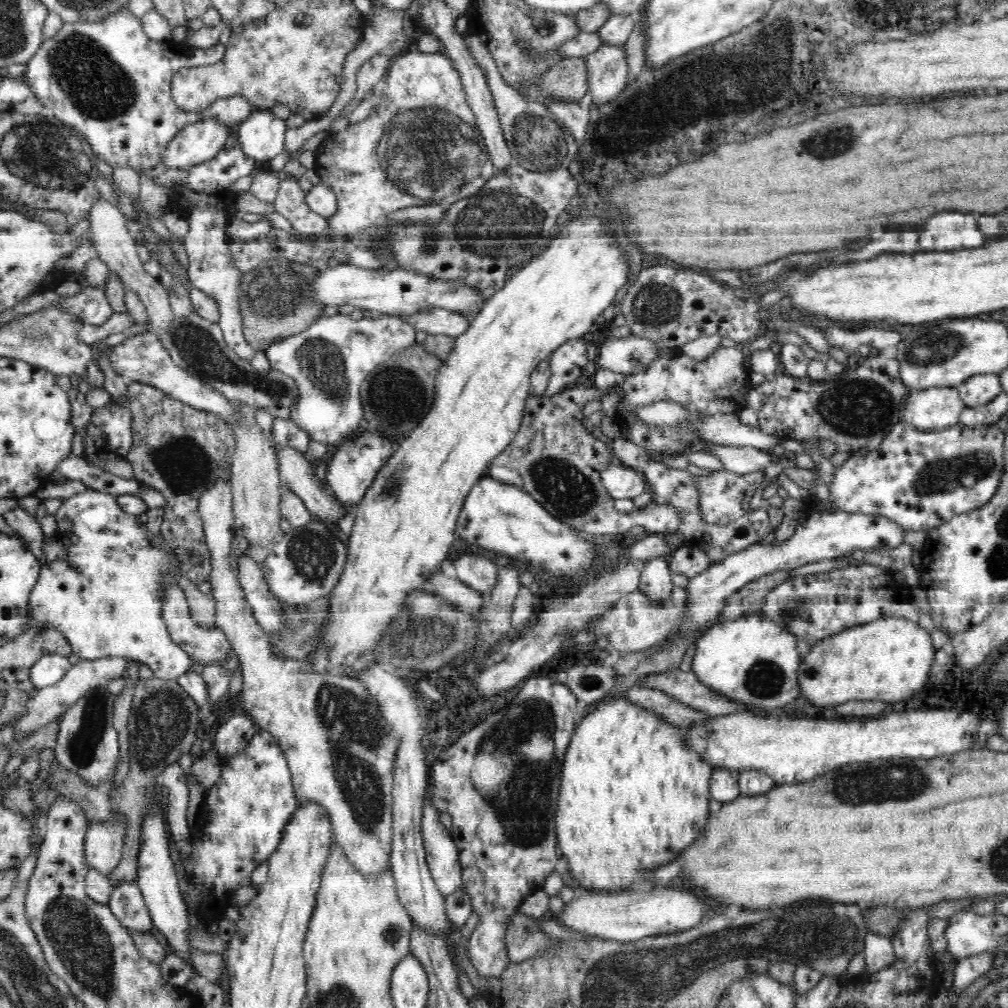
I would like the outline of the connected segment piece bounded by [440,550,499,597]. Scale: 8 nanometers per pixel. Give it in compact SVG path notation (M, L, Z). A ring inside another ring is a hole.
M460 550L455 557L448 556L440 570L450 578L458 579L488 597L495 587L499 567L492 560L476 552Z

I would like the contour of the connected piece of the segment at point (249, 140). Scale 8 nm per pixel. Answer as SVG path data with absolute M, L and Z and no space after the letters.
M256 109L238 128L240 146L246 156L256 160L271 160L285 151L286 122L272 110Z

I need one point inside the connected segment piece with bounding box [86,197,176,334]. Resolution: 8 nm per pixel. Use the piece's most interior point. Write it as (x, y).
(116, 247)

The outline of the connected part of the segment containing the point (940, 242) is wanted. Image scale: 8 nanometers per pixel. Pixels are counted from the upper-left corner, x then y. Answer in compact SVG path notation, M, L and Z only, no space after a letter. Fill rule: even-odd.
M940 212L932 216L918 234L920 251L960 251L980 248L988 241L974 214Z

